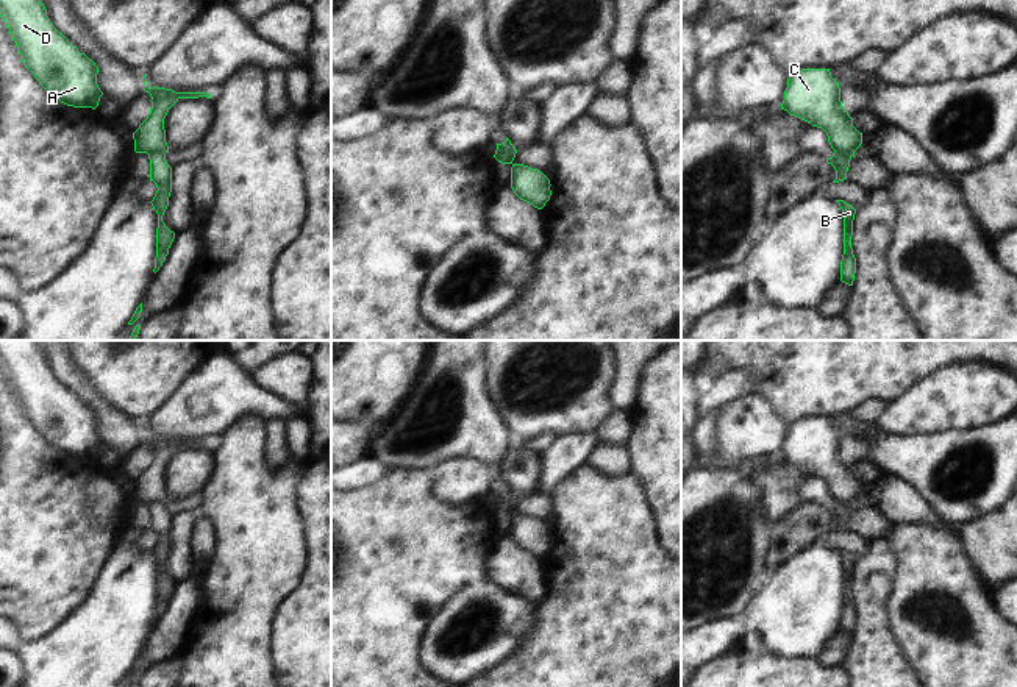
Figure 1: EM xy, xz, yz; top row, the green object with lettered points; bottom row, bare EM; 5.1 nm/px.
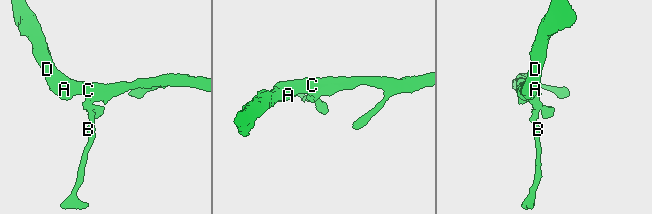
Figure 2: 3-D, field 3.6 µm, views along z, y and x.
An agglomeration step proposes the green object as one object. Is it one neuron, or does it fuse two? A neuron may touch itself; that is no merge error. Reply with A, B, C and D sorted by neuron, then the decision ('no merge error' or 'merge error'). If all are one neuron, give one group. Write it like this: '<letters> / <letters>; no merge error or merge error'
A C D / B; merge error

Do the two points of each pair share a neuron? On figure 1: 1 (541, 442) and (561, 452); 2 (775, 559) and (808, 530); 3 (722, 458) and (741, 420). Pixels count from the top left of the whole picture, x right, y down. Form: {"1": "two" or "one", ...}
{"1": "two", "2": "one", "3": "one"}

